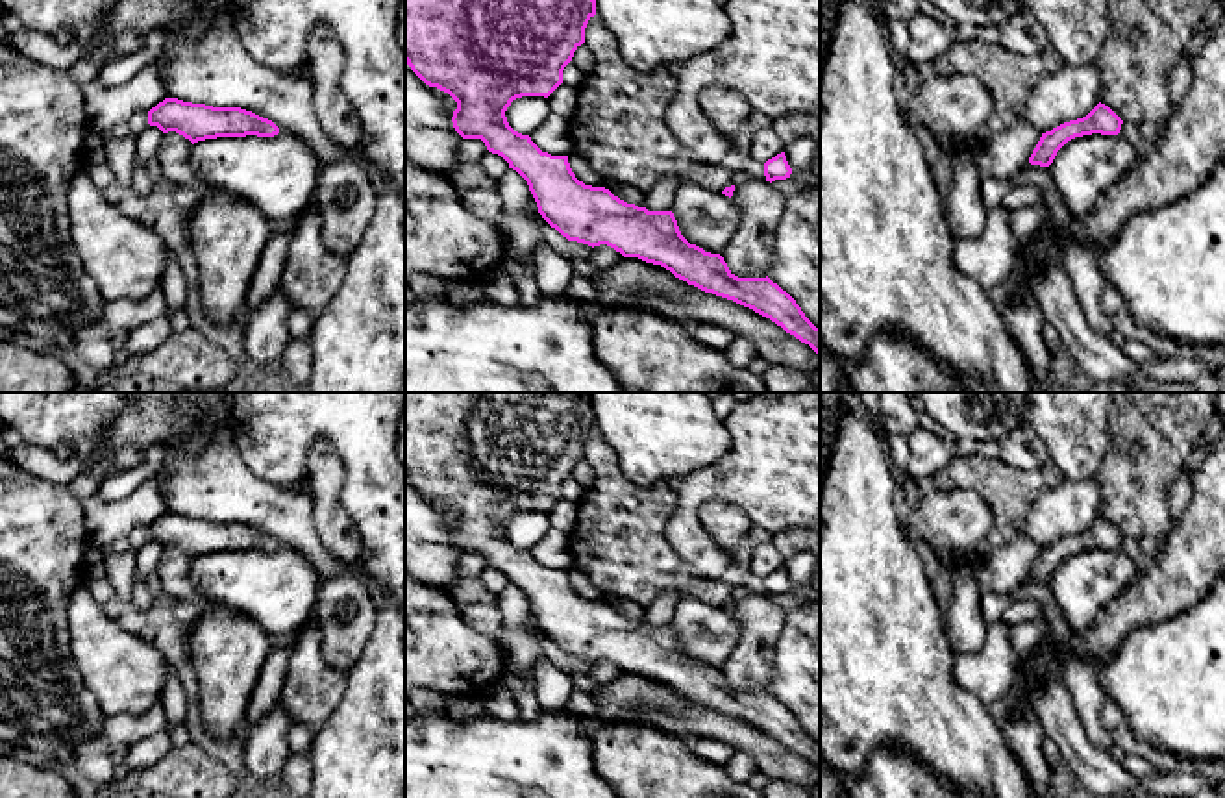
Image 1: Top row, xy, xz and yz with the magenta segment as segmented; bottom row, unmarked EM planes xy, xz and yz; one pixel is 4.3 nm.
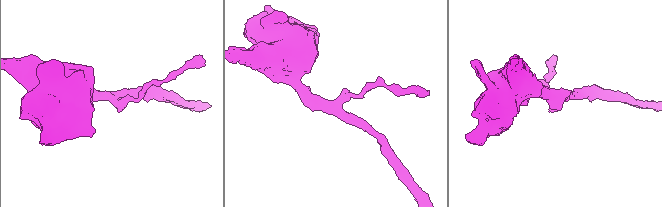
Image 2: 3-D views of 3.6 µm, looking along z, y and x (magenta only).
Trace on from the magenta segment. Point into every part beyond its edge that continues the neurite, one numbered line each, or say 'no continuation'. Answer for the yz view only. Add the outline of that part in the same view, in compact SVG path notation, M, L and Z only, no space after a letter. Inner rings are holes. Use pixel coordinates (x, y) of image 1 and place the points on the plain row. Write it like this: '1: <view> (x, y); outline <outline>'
no continuation

